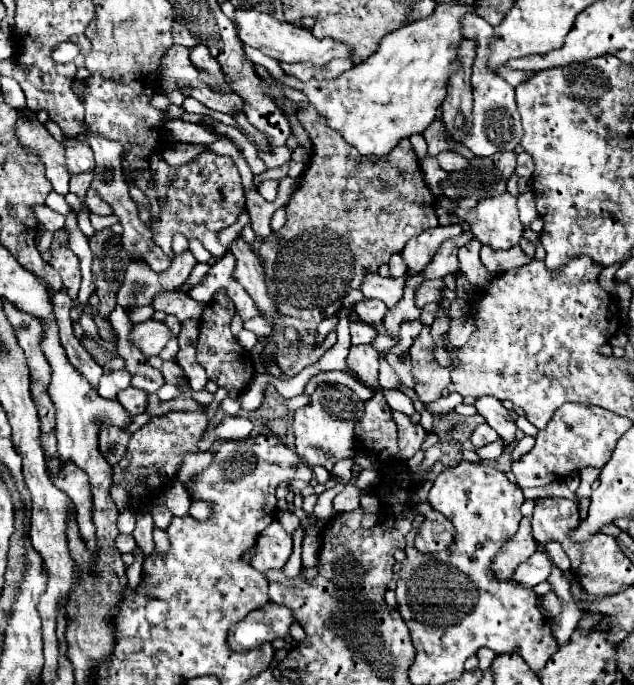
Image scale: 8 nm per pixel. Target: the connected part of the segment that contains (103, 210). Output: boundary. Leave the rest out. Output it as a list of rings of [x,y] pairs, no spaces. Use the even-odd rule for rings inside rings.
[[[88,188],[88,192],[86,192],[86,206],[90,206],[90,210],[98,216],[112,214],[112,206],[94,188]]]

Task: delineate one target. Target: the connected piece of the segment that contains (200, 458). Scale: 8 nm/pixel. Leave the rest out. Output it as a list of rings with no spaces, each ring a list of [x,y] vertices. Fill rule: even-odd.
[[[202,452],[202,454],[186,454],[182,474],[178,474],[178,480],[186,486],[188,480],[194,478],[194,474],[206,470],[212,462],[212,452]]]

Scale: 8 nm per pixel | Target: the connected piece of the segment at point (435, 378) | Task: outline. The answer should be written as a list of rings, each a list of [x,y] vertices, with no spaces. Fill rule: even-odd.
[[[424,326],[422,332],[416,336],[416,342],[410,346],[410,356],[414,364],[414,380],[416,380],[416,394],[418,398],[428,404],[438,400],[438,394],[450,384],[450,376],[456,370],[456,354],[460,348],[448,350],[450,352],[450,366],[442,366],[434,356],[434,338],[430,334],[430,328]]]

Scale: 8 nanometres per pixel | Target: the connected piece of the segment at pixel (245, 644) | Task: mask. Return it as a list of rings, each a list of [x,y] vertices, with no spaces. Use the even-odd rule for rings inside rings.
[[[268,602],[266,606],[250,612],[242,622],[232,626],[228,632],[228,646],[234,652],[248,652],[264,642],[272,642],[276,638],[288,638],[290,626],[296,622],[292,610],[288,606],[280,606]]]

